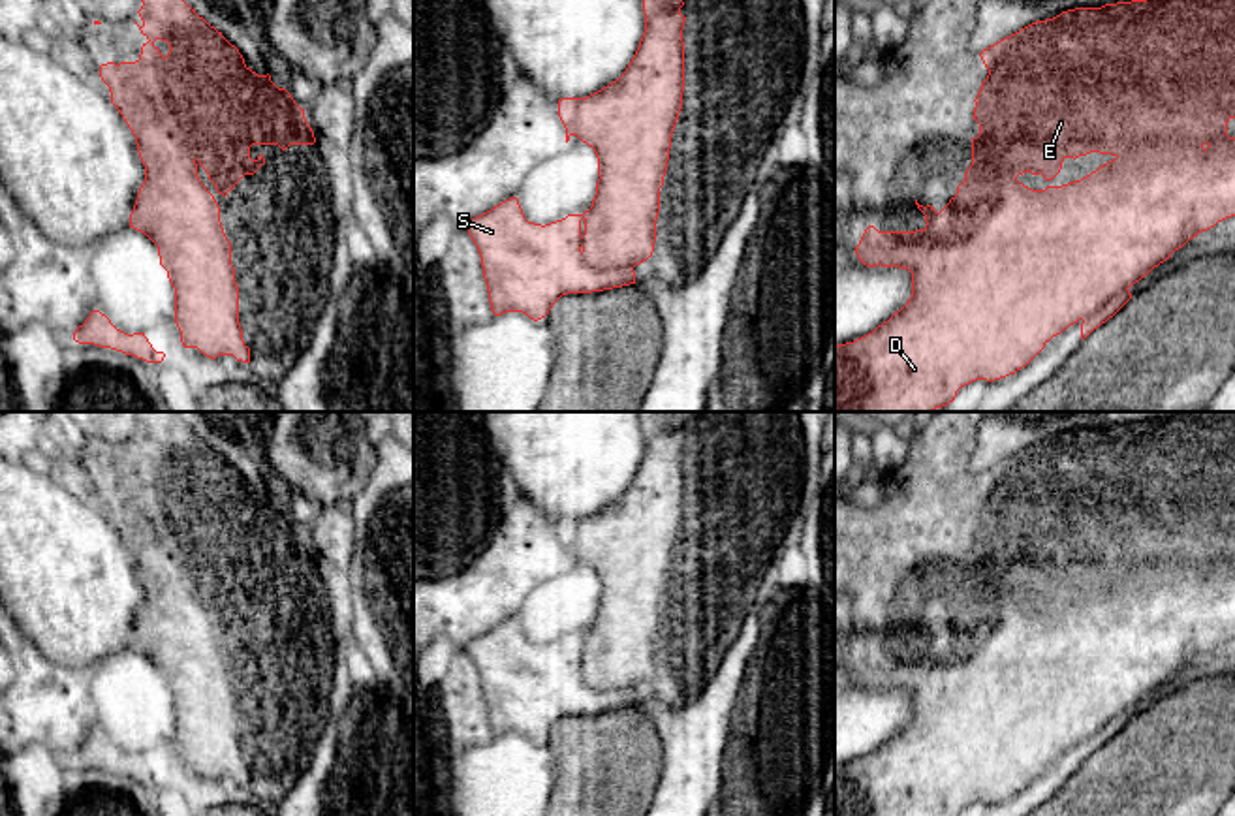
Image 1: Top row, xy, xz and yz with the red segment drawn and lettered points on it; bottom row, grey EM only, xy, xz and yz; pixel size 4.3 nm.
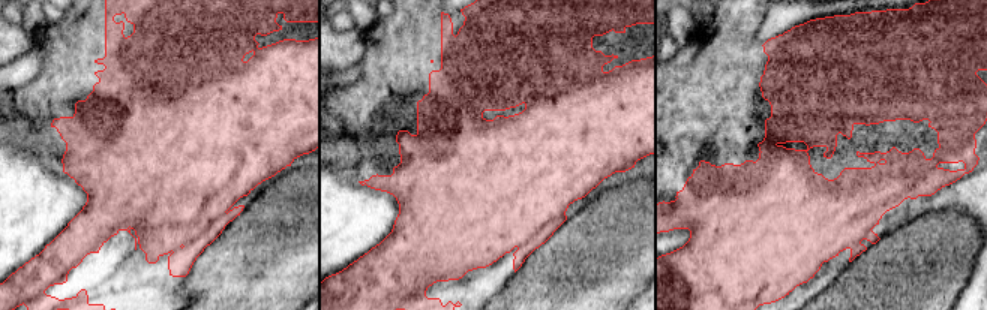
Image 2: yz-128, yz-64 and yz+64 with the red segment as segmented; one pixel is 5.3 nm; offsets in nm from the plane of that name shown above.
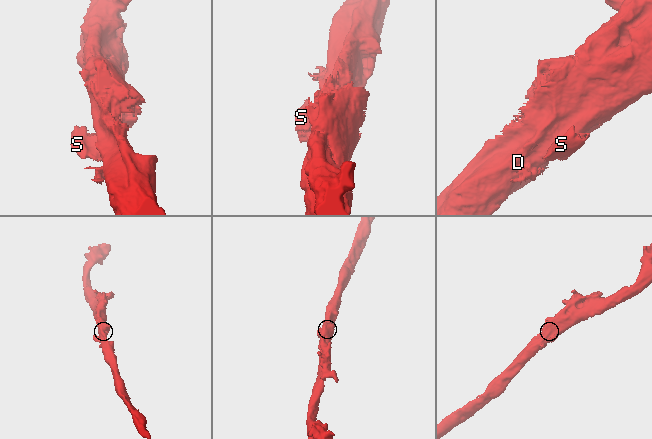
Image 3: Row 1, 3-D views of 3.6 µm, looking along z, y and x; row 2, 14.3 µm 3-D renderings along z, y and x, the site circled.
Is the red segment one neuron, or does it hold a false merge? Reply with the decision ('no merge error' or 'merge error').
no merge error

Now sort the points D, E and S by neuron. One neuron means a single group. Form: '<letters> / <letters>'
D E S

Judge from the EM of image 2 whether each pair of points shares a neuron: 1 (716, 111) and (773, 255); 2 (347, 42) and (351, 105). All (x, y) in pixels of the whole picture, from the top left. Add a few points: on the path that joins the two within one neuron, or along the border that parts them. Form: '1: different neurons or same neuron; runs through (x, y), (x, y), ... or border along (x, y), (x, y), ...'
1: same neuron; runs through (683, 152), (683, 183), (698, 199), (732, 214)
2: different neurons; border along (363, 33), (365, 54), (359, 62)

